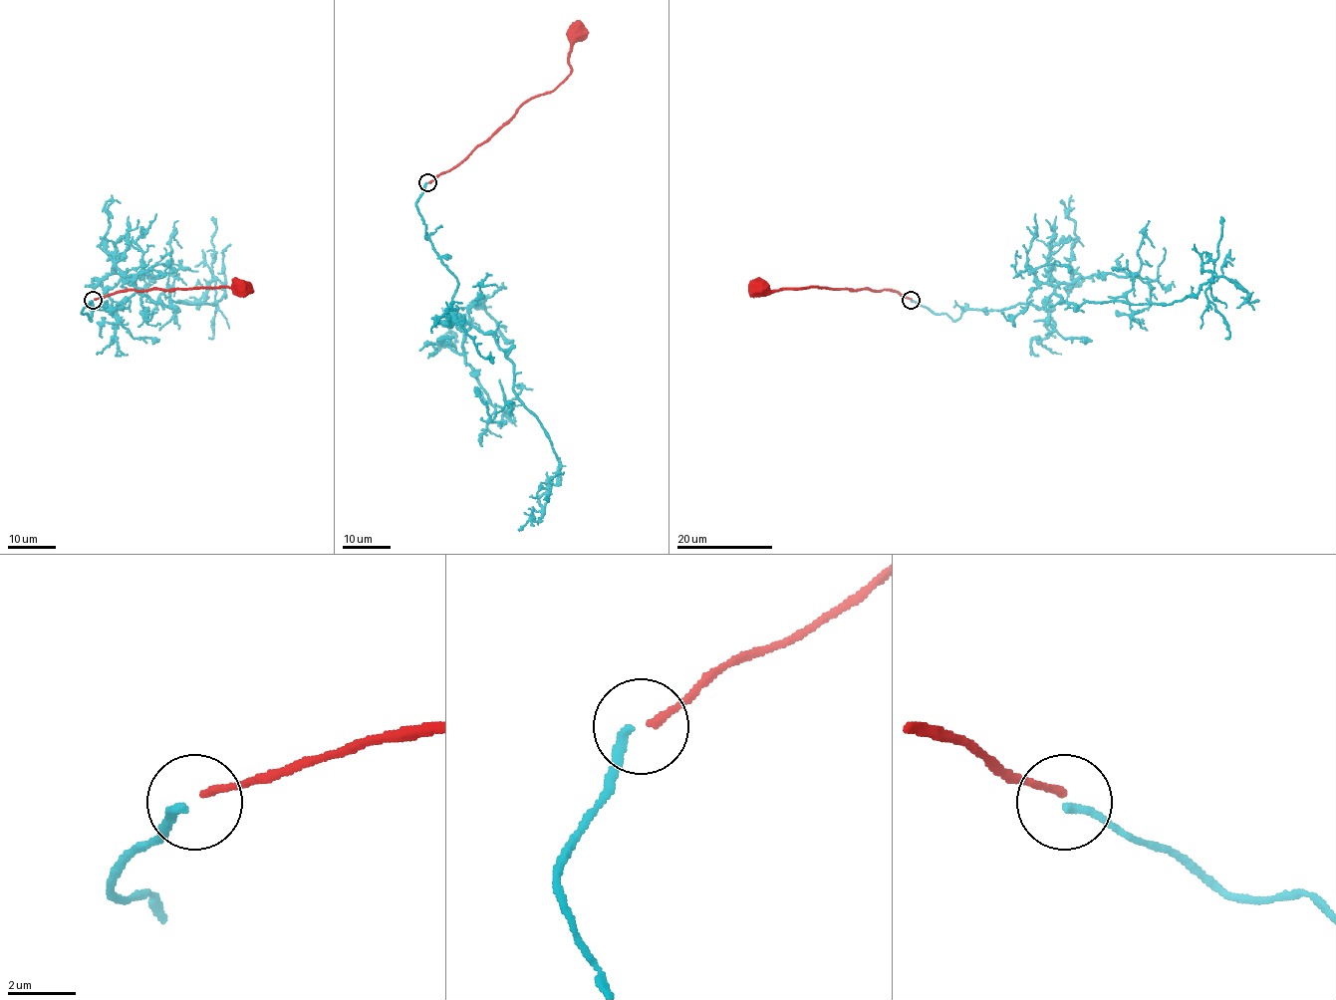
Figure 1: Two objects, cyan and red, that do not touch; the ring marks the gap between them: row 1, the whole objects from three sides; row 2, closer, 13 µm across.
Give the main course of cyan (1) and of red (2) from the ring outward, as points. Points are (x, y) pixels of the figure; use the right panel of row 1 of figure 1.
1: (912, 301), (956, 320), (1042, 308), (1054, 292), (1078, 306), (1170, 305), (1211, 282), (1205, 296), (1227, 337)
2: (911, 300), (890, 290), (758, 288)

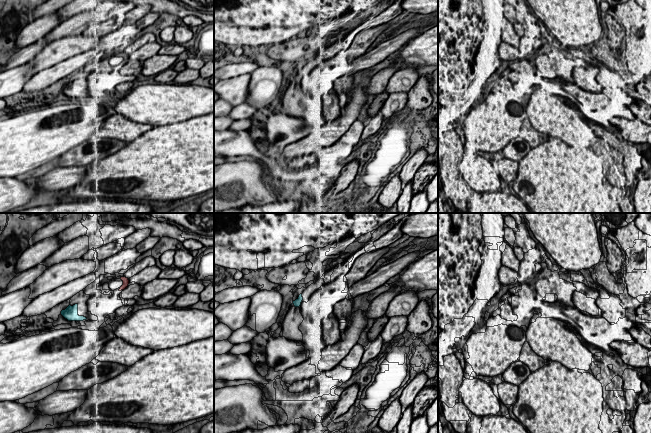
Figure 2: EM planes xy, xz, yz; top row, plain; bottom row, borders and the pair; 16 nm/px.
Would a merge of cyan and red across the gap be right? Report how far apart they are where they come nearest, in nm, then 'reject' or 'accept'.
gap 700 nm; reject

